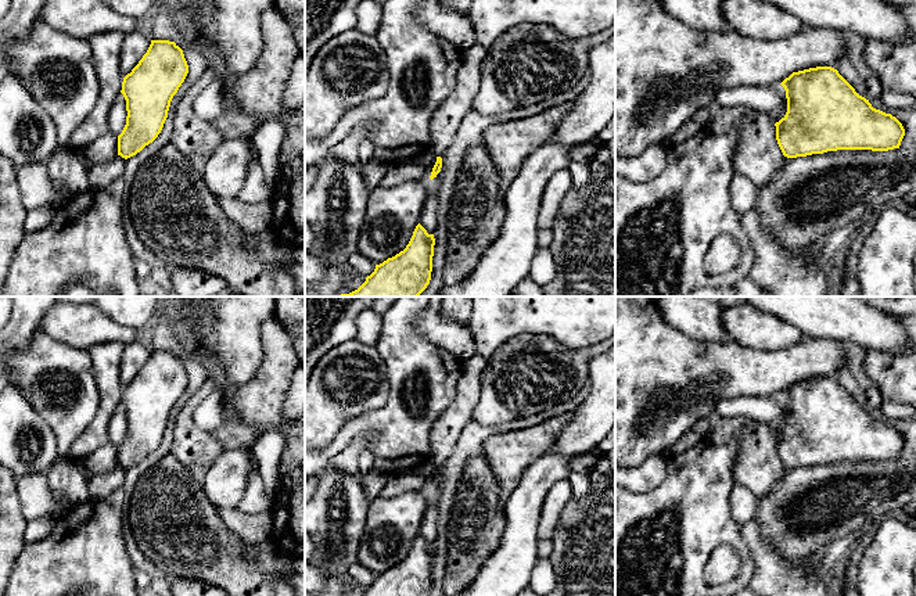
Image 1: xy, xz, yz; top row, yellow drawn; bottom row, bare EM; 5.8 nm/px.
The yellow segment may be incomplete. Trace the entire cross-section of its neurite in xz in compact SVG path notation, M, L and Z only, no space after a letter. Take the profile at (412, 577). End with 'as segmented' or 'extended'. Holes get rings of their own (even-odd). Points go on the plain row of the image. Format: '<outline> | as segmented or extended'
M419 534L403 561L376 575L362 596L428 596L435 549Z | as segmented

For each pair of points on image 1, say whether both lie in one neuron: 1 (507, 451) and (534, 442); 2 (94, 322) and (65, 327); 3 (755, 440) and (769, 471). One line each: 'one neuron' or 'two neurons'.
1: one neuron
2: one neuron
3: one neuron

